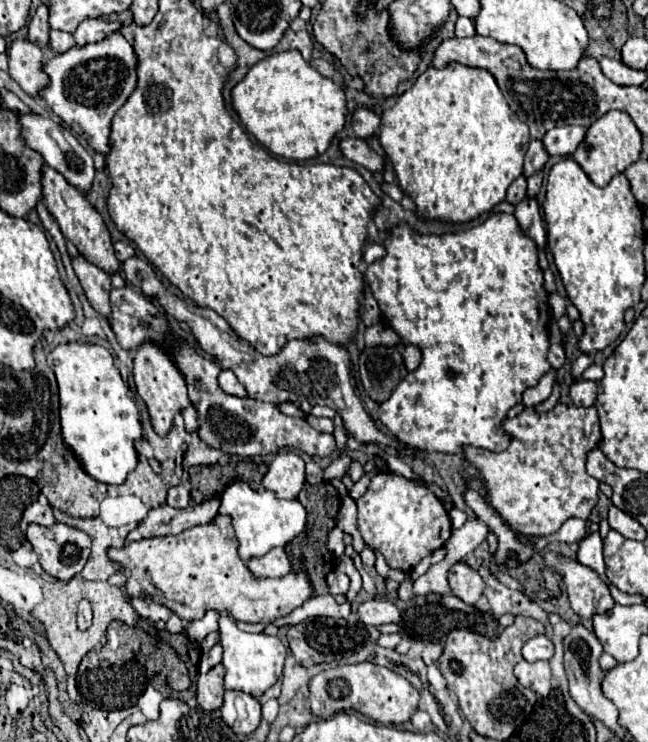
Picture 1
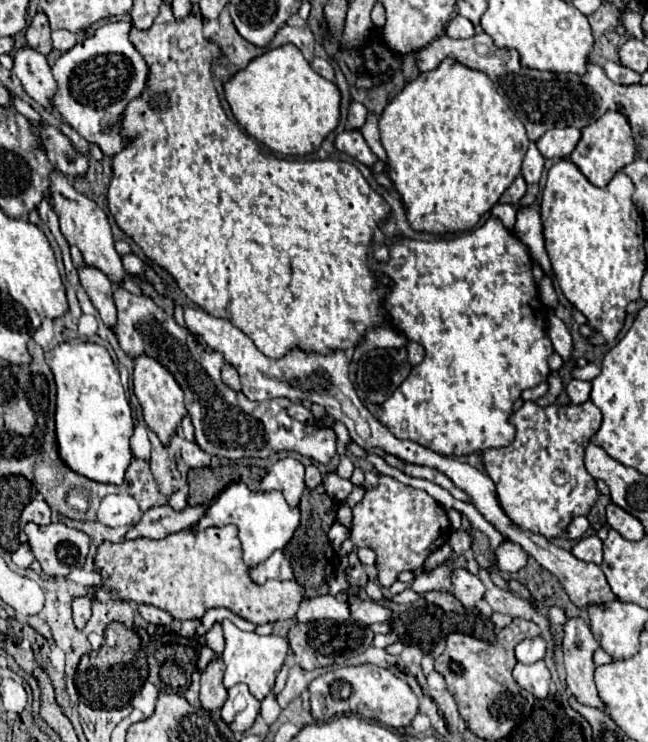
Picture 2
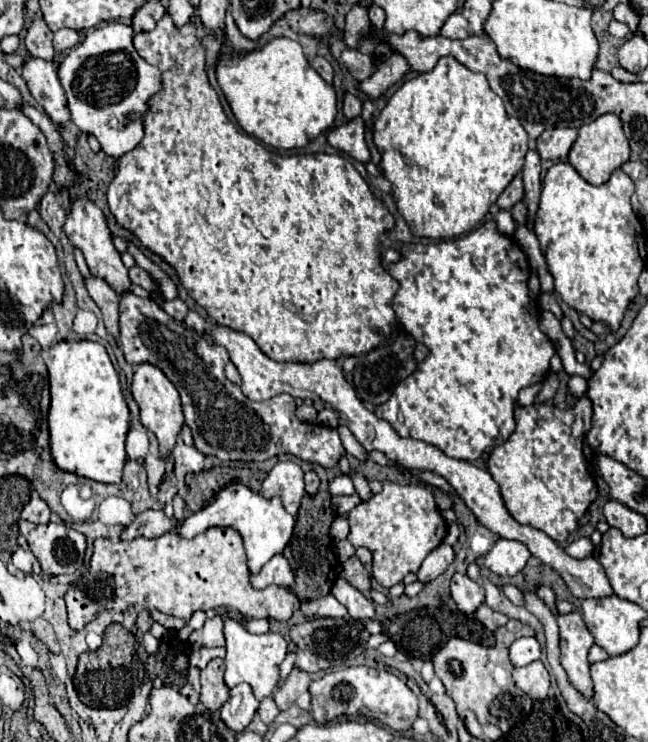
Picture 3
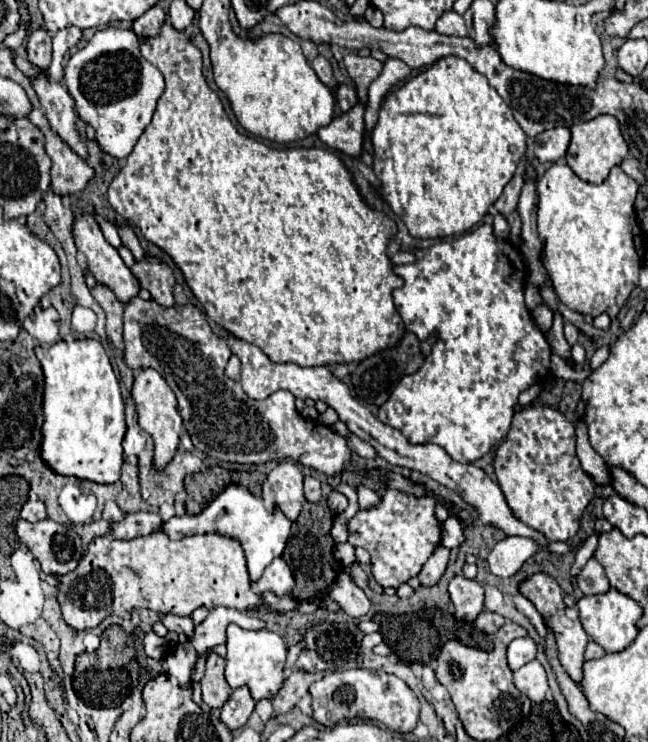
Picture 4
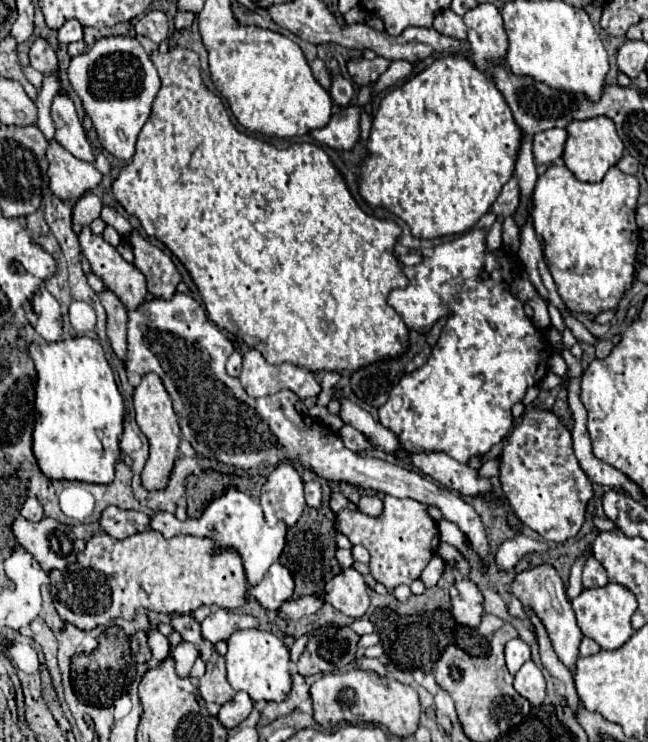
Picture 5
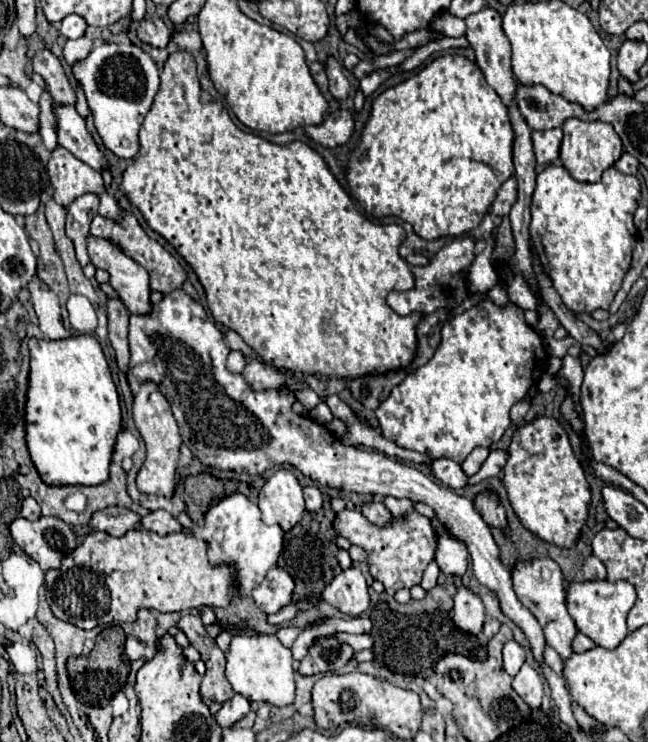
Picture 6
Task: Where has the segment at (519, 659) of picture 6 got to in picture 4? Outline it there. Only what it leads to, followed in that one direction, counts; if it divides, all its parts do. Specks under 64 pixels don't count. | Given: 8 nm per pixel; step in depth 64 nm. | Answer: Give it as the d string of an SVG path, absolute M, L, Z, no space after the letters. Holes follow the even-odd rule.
M516 638L508 644L508 666L512 672L516 672L520 666L524 666L528 660L536 658L536 644L530 638Z

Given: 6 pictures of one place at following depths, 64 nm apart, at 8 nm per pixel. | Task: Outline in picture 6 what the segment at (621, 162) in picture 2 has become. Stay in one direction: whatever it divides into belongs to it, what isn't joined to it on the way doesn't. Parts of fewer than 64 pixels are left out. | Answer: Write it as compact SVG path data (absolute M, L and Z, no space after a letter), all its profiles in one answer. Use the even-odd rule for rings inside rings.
M568 118L562 124L562 130L564 130L564 138L560 146L560 160L564 168L570 172L570 176L578 182L598 182L602 172L610 168L622 154L622 140L608 122Z

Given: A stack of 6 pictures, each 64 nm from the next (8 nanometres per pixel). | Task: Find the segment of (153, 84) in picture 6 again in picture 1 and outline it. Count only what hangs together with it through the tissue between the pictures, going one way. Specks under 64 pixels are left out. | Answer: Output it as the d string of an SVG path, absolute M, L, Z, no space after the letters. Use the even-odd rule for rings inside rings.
M114 30L100 42L74 46L68 52L48 60L44 64L44 72L50 76L50 84L40 96L48 102L52 112L72 128L72 132L84 138L96 152L108 154L112 118L126 104L138 84L136 66L138 58L134 48L126 42L120 30Z

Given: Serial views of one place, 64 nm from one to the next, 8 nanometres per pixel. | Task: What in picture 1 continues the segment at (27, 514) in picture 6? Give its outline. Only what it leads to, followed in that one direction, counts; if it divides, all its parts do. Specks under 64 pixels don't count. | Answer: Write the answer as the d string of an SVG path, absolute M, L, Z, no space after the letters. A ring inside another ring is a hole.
M34 502L34 504L26 506L24 516L22 516L22 522L26 522L26 524L34 522L34 524L42 524L42 526L52 526L56 520L52 516L52 508L50 506L44 506L40 502Z

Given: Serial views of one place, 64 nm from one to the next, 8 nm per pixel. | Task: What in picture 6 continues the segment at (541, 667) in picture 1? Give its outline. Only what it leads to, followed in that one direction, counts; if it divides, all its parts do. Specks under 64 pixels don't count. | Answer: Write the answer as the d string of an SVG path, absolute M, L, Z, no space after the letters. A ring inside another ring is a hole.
M522 664L520 672L512 678L512 688L530 708L540 708L542 694L544 694L542 676L532 666Z

